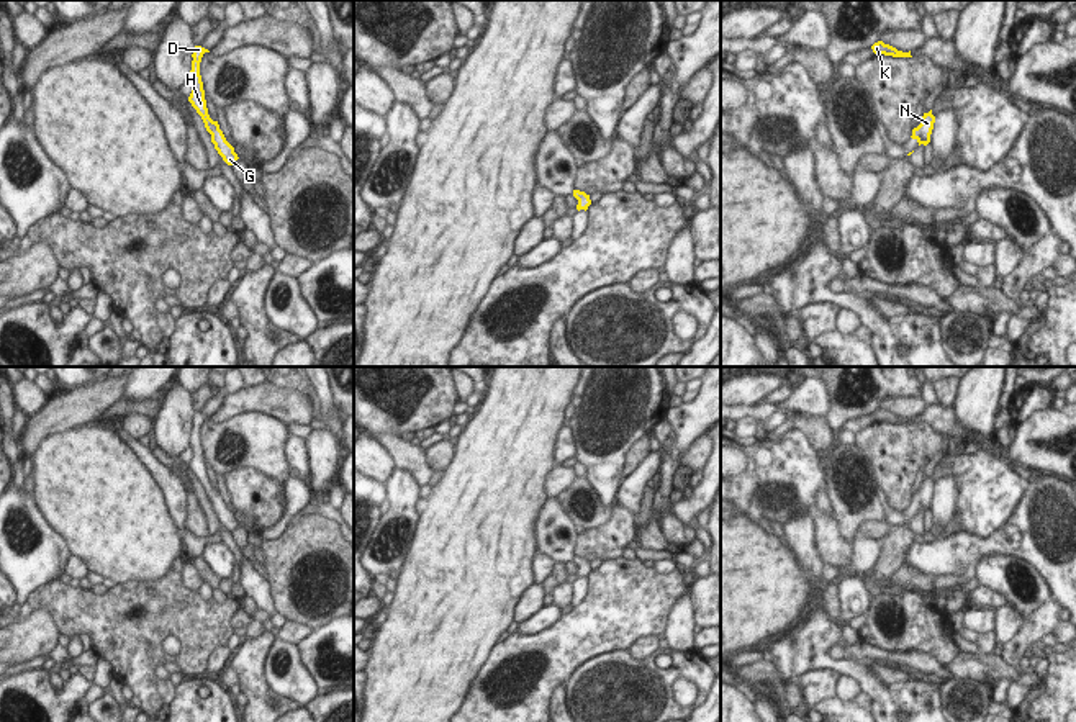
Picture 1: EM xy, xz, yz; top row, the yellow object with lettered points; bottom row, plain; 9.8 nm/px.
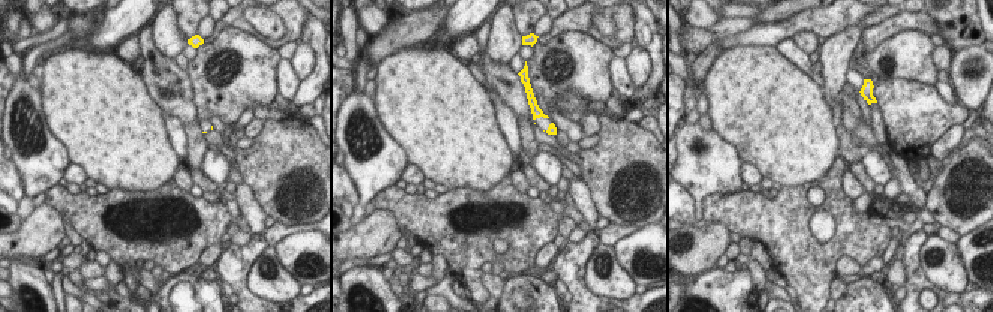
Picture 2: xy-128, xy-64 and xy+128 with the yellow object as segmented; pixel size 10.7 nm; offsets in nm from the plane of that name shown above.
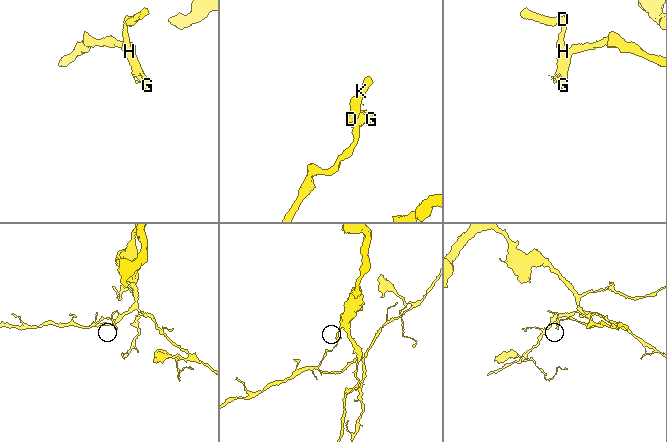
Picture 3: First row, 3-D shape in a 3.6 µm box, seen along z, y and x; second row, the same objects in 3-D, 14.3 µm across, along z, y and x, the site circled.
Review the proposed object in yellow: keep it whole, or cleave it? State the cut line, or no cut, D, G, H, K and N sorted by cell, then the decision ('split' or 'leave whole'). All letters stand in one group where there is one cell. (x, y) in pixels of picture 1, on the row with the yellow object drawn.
no cut | D G H K N | leave whole

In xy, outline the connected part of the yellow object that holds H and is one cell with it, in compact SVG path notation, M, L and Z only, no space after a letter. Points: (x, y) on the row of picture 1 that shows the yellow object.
M195 46L193 49L193 61L192 61L192 70L190 70L190 80L192 80L192 93L188 97L188 102L197 110L197 113L201 116L206 131L211 134L211 142L215 144L215 149L223 157L223 160L228 165L233 165L239 157L234 152L234 147L226 141L223 131L219 129L218 121L213 121L208 115L206 100L205 100L205 90L203 82L200 75L200 62L205 52L210 52L208 49L201 46Z

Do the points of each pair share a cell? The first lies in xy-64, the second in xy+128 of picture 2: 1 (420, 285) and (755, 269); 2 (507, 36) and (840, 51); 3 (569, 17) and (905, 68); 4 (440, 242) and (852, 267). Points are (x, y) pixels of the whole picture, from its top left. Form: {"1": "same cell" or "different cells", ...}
{"1": "different cells", "2": "same cell", "3": "different cells", "4": "different cells"}

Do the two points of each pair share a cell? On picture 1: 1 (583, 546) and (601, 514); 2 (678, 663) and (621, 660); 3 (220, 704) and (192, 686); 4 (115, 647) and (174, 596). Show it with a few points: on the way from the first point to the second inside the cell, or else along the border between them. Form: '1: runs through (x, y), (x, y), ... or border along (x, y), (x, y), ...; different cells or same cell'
1: border along (613, 509), (605, 523), (585, 531); different cells
2: runs through (664, 675), (636, 675); same cell
3: runs through (212, 704), (202, 704), (192, 694); same cell
4: runs through (130, 632), (151, 611), (159, 609); same cell

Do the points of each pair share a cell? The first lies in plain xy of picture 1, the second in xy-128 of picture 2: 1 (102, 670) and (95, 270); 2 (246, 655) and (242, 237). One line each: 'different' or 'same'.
1: different
2: different

